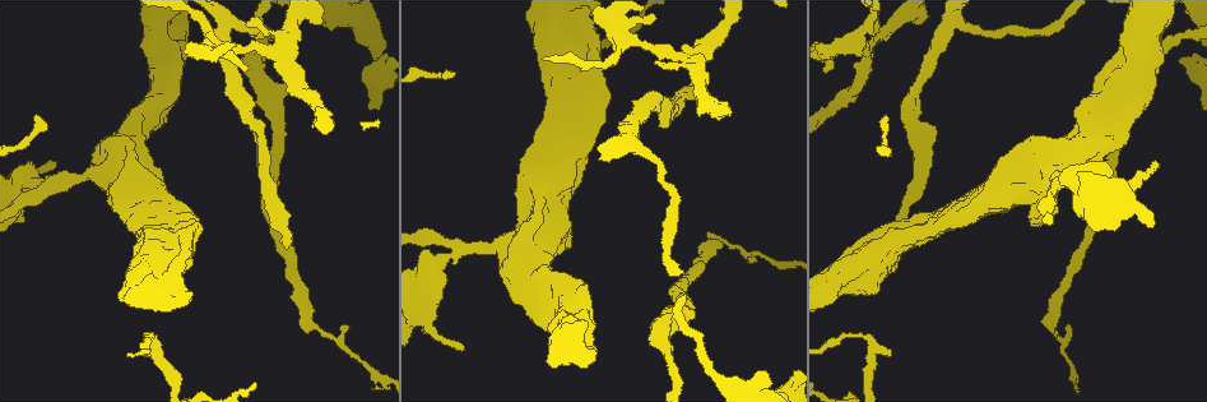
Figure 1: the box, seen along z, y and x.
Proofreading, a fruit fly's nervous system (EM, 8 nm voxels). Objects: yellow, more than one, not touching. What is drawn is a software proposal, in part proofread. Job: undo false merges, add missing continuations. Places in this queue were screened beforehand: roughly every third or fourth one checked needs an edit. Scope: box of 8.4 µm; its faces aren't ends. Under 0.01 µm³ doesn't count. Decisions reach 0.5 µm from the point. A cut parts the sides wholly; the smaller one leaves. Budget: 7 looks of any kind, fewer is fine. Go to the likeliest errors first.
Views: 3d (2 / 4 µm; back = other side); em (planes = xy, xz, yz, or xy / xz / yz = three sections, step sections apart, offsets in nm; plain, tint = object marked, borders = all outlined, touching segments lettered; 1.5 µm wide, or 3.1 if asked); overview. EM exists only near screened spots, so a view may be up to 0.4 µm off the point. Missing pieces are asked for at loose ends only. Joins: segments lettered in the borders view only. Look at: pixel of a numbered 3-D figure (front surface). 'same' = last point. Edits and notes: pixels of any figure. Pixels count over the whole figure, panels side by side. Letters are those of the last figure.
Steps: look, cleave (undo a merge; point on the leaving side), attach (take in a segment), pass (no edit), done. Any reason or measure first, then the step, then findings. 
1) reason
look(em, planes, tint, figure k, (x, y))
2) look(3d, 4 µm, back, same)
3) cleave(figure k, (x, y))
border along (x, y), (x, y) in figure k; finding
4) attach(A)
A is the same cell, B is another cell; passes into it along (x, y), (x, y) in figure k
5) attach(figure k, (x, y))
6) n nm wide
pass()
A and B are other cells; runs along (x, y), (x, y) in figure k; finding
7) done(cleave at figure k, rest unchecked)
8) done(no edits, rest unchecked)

an open end
look(em, xz, step 8, tint, figure 1, (287, 246))

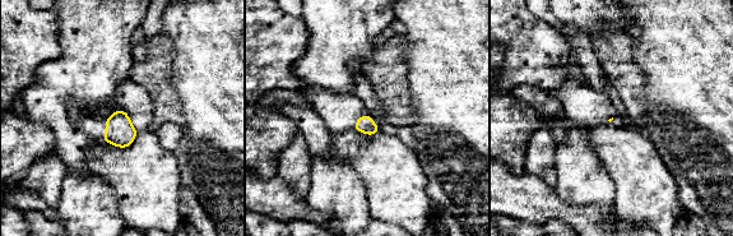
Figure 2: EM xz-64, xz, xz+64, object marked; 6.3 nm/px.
another direction
look(em, planes, borders, same)

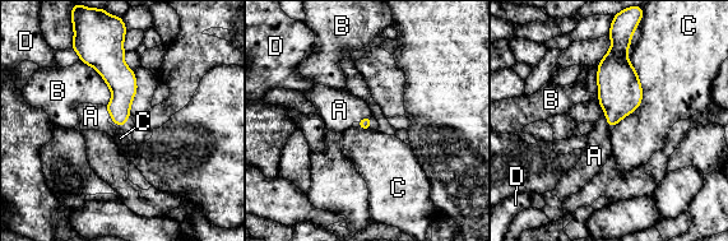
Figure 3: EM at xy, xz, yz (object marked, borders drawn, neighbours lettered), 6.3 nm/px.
attach(A)
A is the same cell, B, C and D are other cells; passes into it along (365, 123), (364, 117), (339, 110) in figure 3; the neuron continues

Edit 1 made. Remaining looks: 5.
look(overview)

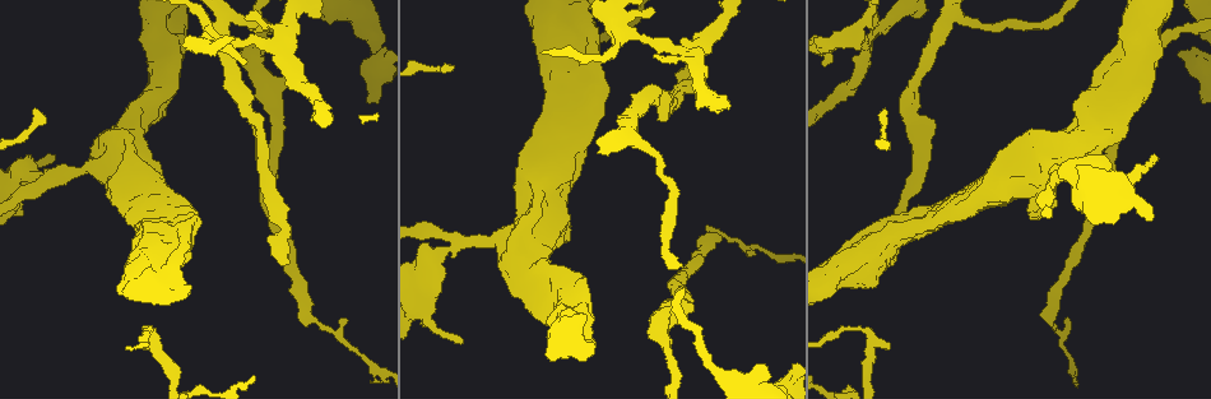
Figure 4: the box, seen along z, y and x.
abrupt turn
look(3d, 2 µm, back, figure 4, (275, 49))

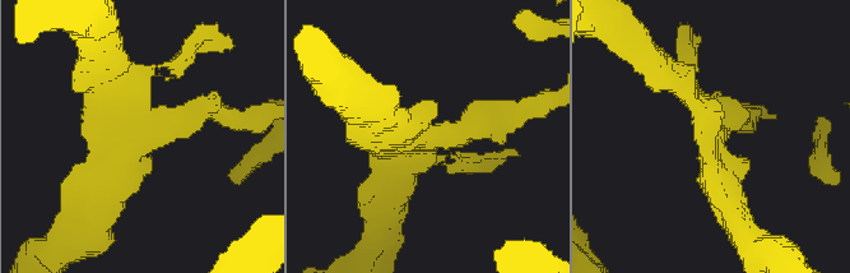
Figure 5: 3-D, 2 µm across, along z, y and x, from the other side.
shape alone is not enough
look(em, planes, borders, figure 5, (715, 138))

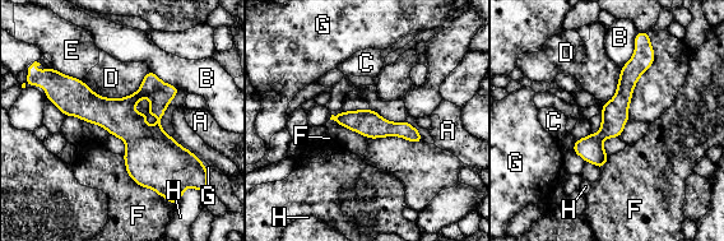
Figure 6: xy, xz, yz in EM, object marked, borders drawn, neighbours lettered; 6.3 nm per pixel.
pass()
A, B, C, D, E, F, G and H are other cells; continuous, no second neuron

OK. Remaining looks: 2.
done(attach at figure 3, rest unchecked)

